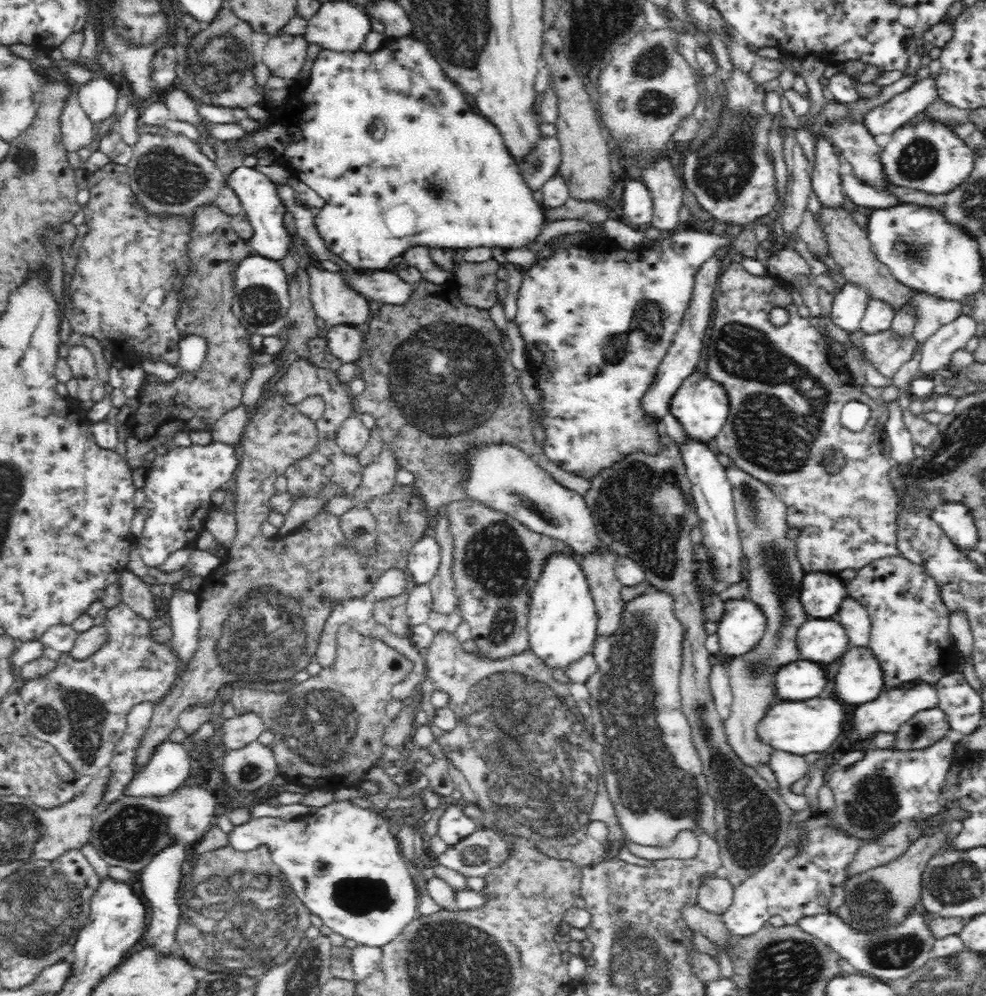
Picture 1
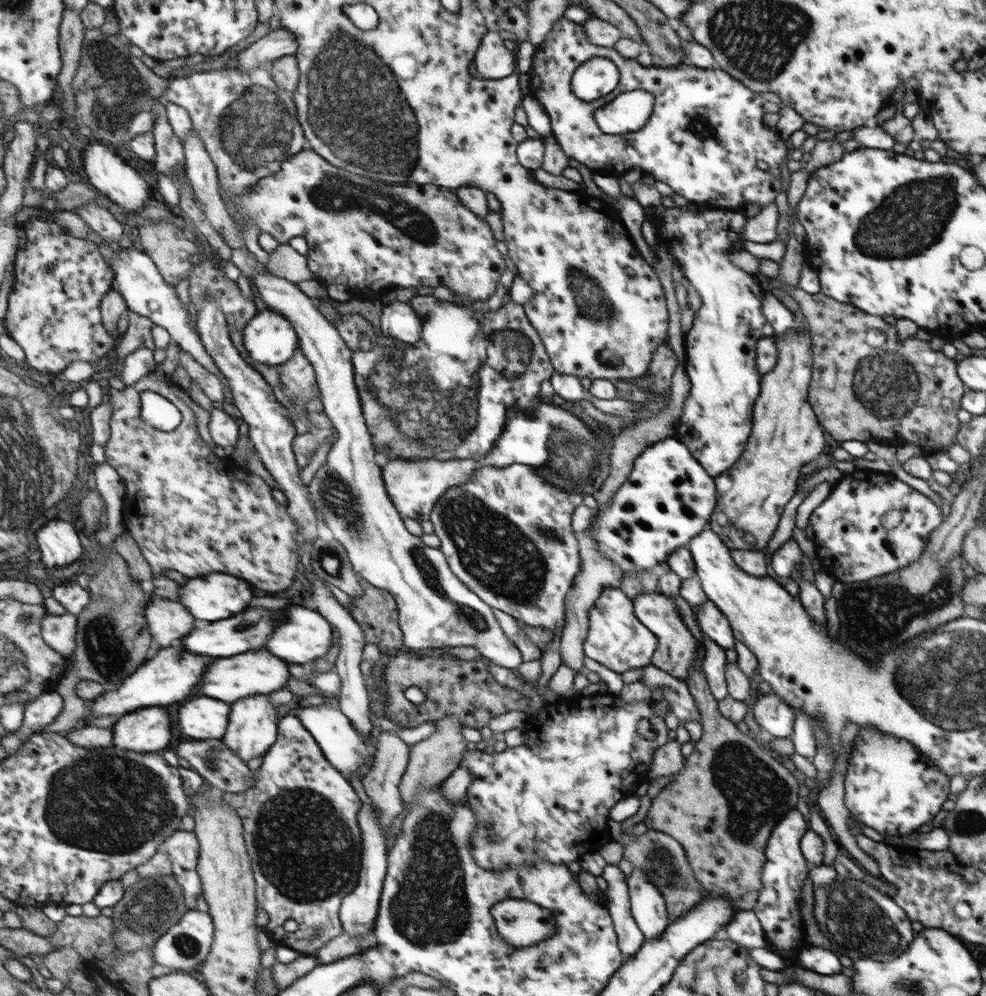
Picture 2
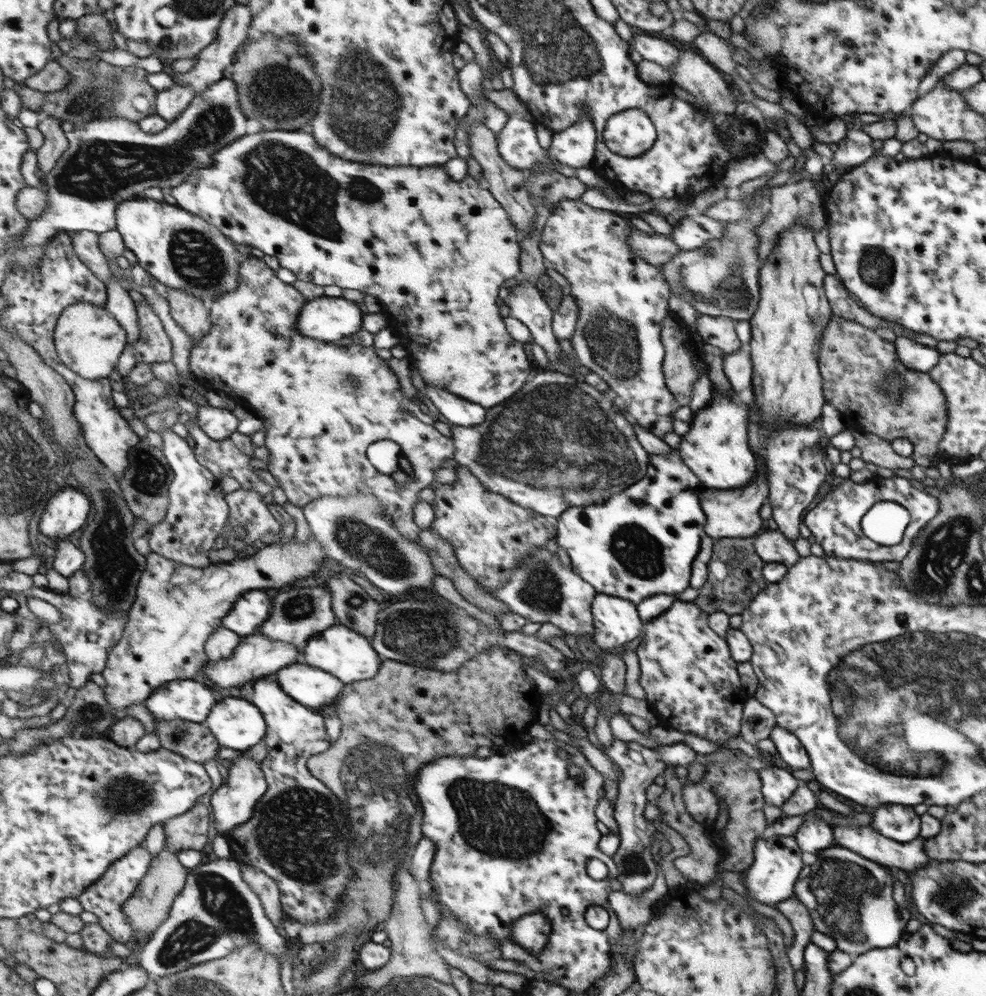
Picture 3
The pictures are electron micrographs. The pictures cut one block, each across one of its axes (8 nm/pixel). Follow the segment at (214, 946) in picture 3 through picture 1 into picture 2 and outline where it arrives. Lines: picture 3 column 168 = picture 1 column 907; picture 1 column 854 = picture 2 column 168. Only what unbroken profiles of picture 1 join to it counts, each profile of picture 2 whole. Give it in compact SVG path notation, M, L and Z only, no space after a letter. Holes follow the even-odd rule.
M190 910L182 920L173 926L162 938L154 944L154 951L158 965L169 967L172 970L198 970L204 965L215 943L215 918L211 911Z

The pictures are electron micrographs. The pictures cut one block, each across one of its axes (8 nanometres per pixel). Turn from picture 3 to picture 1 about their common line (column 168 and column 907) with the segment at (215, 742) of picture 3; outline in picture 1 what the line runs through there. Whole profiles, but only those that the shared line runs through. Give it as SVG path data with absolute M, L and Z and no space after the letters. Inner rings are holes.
M934 706L922 710L911 717L895 732L899 750L924 749L932 747L940 739L946 737L948 730L952 729L948 715Z

